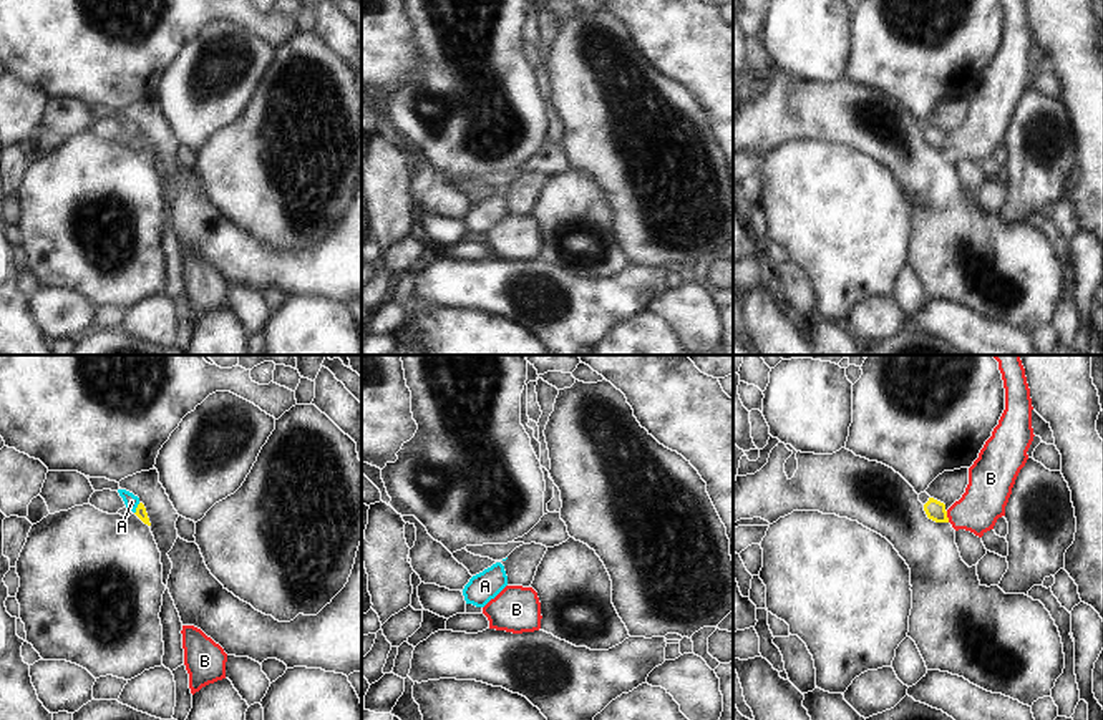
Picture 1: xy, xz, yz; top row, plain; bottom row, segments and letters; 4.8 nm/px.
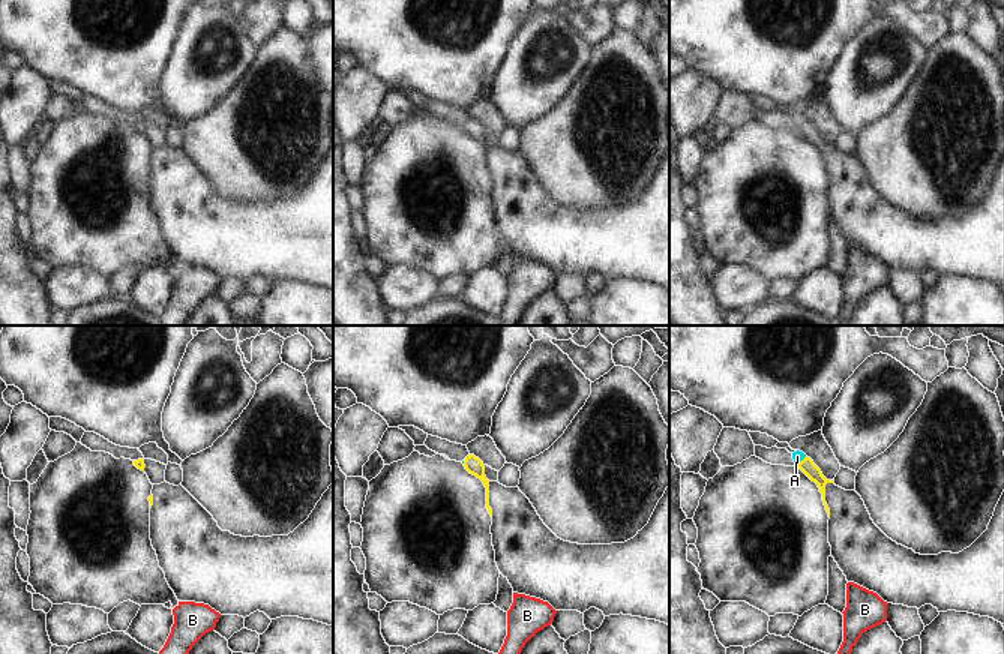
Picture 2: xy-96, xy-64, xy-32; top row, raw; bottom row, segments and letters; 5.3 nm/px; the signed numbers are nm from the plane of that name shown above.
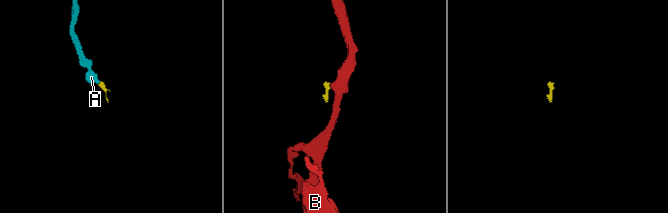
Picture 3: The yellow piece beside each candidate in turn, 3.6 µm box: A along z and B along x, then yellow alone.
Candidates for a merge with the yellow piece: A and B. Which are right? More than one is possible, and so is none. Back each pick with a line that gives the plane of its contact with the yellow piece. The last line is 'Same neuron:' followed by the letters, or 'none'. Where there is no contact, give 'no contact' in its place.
A: xy
Same neuron: A

